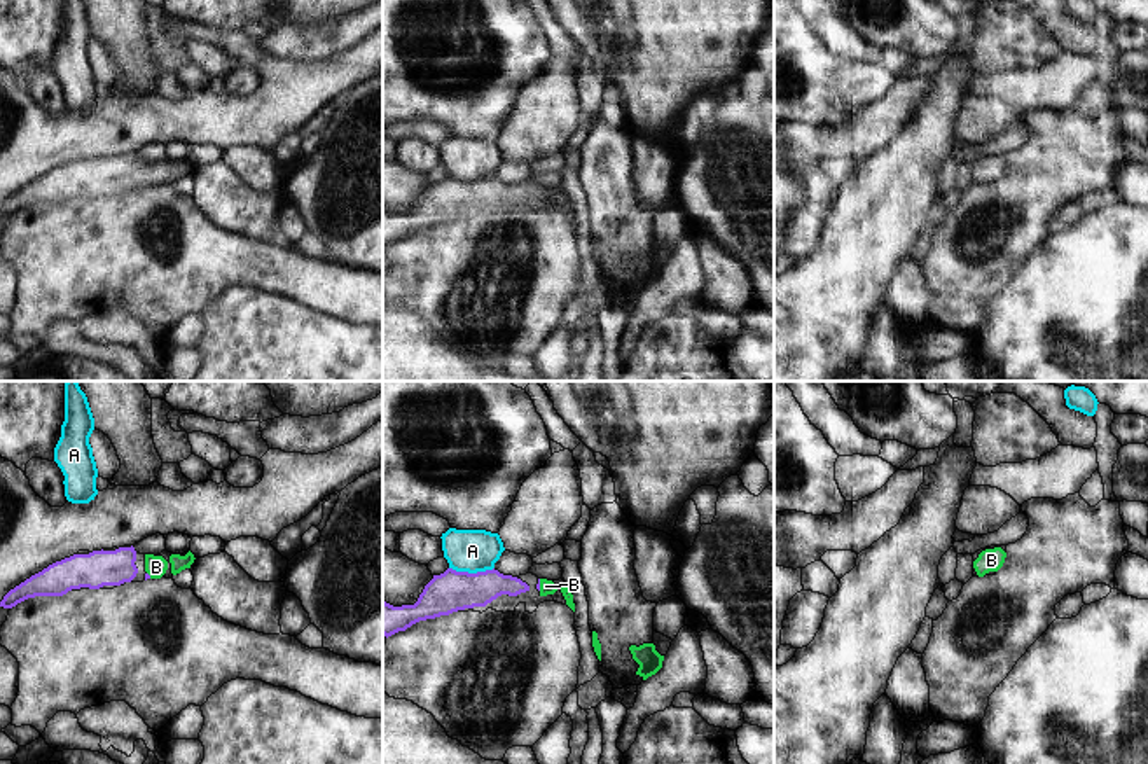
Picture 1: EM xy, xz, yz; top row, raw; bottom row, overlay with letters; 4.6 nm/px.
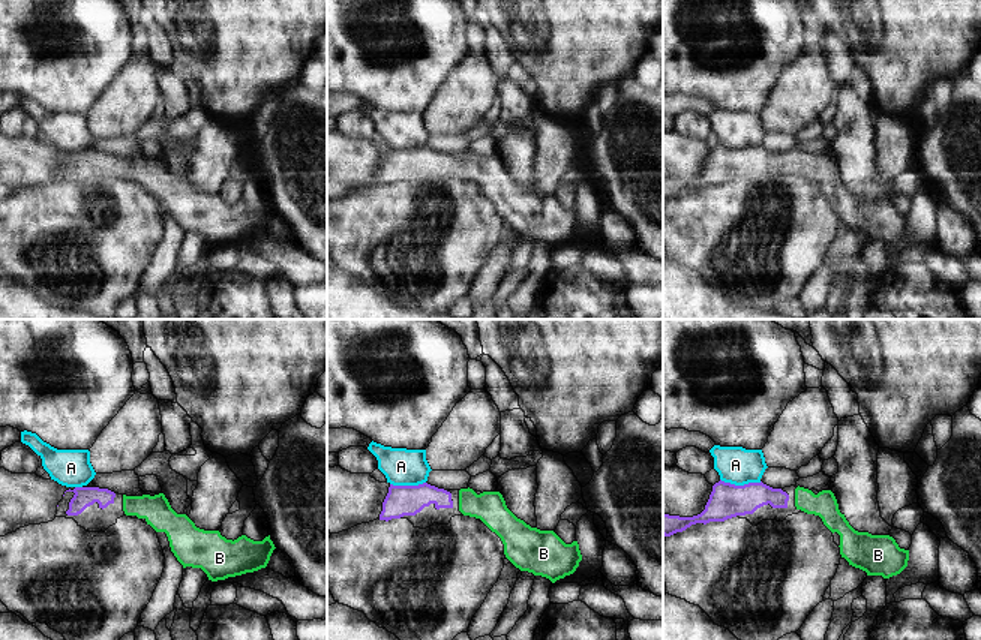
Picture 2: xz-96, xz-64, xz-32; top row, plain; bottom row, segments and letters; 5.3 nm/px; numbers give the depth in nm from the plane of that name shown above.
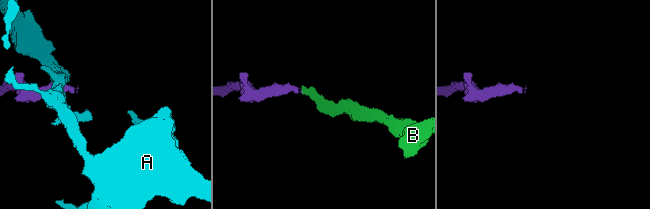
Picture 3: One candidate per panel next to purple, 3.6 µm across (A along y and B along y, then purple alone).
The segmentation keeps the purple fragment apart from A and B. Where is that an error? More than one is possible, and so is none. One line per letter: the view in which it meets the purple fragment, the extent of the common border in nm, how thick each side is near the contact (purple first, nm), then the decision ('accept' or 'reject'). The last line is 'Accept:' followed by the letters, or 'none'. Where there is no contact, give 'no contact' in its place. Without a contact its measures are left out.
A: contact in xz; length 200 nm; calibres 190 and 200 nm; reject
B: contact in xz; length 60 nm; calibres 20 and 60 nm; accept
Accept: B

